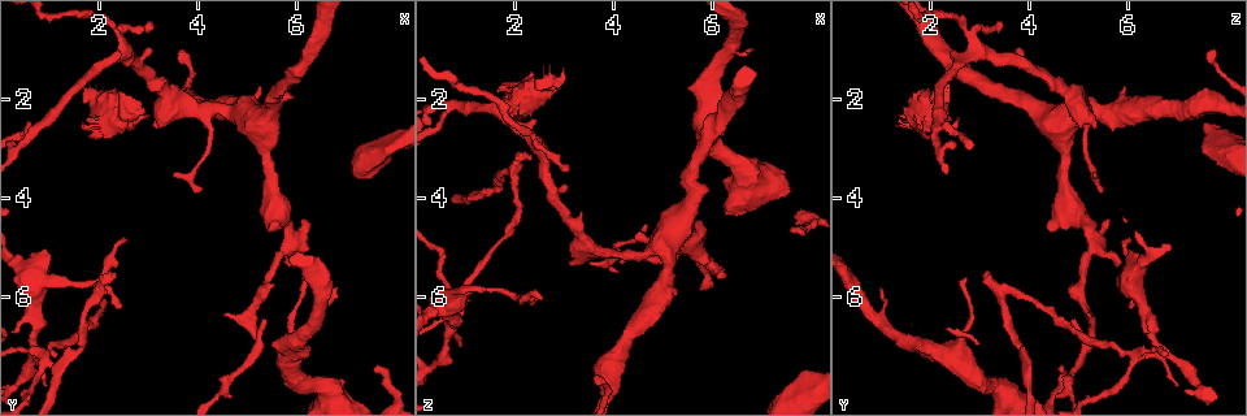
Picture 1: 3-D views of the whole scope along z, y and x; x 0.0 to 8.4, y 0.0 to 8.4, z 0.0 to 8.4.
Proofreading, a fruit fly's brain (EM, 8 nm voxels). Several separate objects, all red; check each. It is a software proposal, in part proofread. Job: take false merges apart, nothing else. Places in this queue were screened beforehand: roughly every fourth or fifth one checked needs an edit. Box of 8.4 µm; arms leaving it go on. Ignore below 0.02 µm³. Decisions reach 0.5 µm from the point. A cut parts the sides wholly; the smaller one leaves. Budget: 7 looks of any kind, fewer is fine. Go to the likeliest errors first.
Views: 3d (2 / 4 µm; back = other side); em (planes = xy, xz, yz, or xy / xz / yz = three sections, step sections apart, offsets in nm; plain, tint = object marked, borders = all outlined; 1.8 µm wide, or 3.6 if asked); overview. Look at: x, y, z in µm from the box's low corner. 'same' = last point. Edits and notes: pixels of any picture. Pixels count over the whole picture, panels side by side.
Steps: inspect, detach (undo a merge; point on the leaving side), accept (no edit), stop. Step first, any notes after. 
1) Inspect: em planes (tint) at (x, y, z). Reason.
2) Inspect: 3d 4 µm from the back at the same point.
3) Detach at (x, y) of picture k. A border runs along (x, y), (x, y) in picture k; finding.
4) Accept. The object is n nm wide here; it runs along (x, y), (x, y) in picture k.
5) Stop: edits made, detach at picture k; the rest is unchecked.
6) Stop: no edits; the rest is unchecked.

Inspect: 3d 4 µm at (2.55, 1.05, 3.10). Three arms meet.

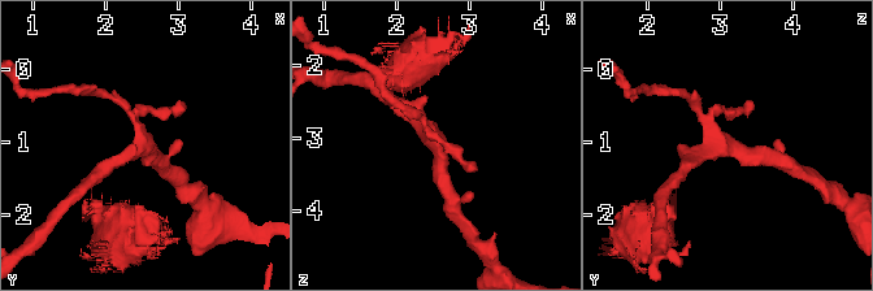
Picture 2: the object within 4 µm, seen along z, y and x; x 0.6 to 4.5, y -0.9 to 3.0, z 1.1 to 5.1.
Inspect: em planes (tint) at (2.50, 1.10, 3.00). Now the EM.

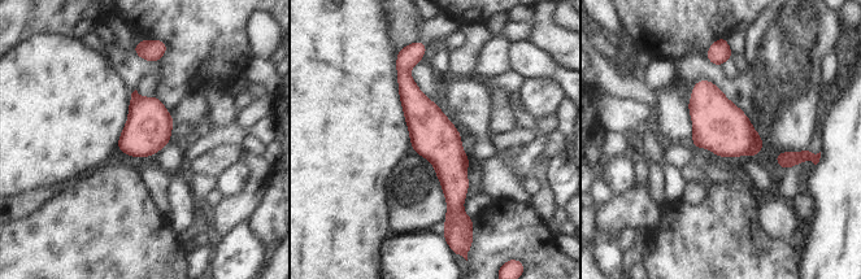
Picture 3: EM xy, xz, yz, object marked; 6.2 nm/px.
Accept. It runs along (405, 66), (451, 162), (449, 214) in picture 3; continuous, no second cell.

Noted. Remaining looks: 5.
Inspect: em planes (plain) at (1.65, 5.70, 5.85). Narrows sharply.

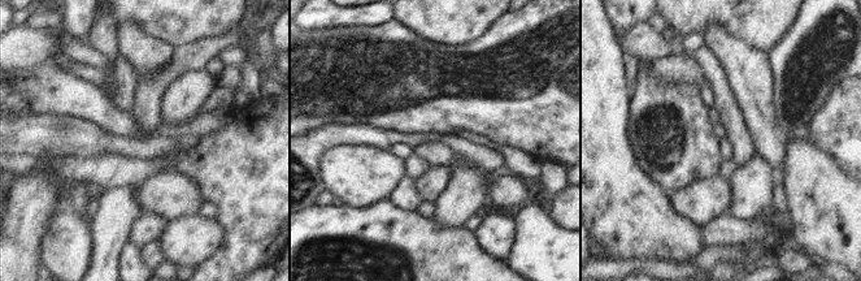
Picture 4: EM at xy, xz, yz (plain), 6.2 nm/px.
Inspect: em planes (tint) at the same point.

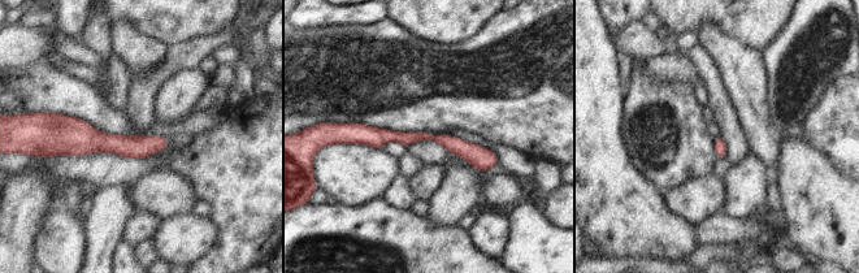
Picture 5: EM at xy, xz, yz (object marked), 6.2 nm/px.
Accept. It runs along (351, 131), (433, 137), (494, 161) in picture 5; continuous, no second cell.

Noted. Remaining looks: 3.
Inspect: em 3.6 µm xy step 4 (tint) at (2.40, 2.50, 1.80). Sudden change in width.

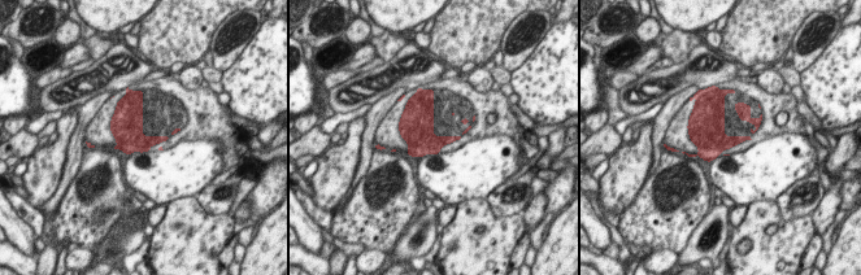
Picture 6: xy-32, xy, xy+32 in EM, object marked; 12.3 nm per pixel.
Inspect: em 3.6 µm planes (borders) at the same point. Cut it another way.

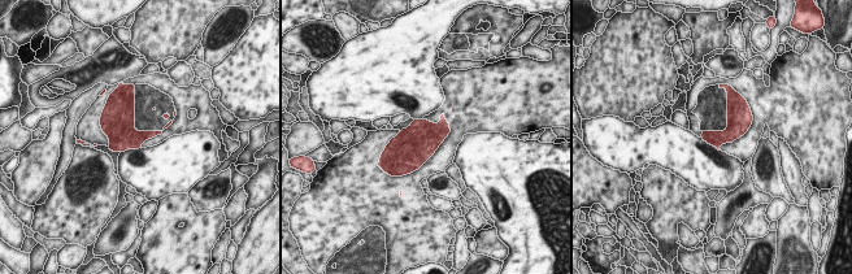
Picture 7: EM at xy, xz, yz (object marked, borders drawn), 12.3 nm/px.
Accept. The object is 190 nm wide here; all the same cell.

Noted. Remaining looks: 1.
Stop: no edits; the rest is unchecked.

